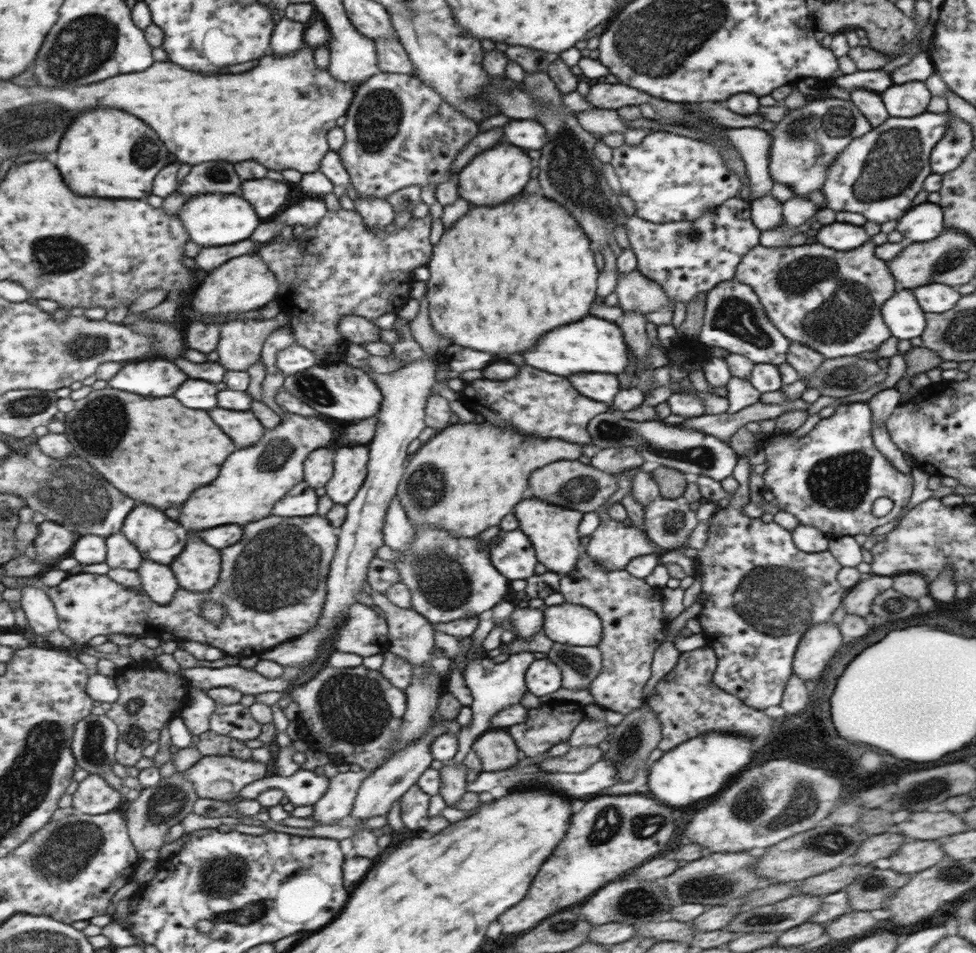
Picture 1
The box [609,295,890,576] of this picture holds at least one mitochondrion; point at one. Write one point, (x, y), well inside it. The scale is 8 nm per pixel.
(839, 481)

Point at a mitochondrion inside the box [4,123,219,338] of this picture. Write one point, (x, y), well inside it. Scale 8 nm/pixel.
(53, 254)

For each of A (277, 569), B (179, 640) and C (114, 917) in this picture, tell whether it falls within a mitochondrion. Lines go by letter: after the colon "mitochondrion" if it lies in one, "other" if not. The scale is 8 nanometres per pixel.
A: mitochondrion
B: other
C: other

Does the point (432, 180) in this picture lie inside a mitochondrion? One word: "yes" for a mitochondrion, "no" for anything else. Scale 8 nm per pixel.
no

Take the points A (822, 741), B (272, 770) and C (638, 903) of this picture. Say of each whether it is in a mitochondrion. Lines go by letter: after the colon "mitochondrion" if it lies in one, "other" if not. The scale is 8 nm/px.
A: other
B: other
C: mitochondrion

